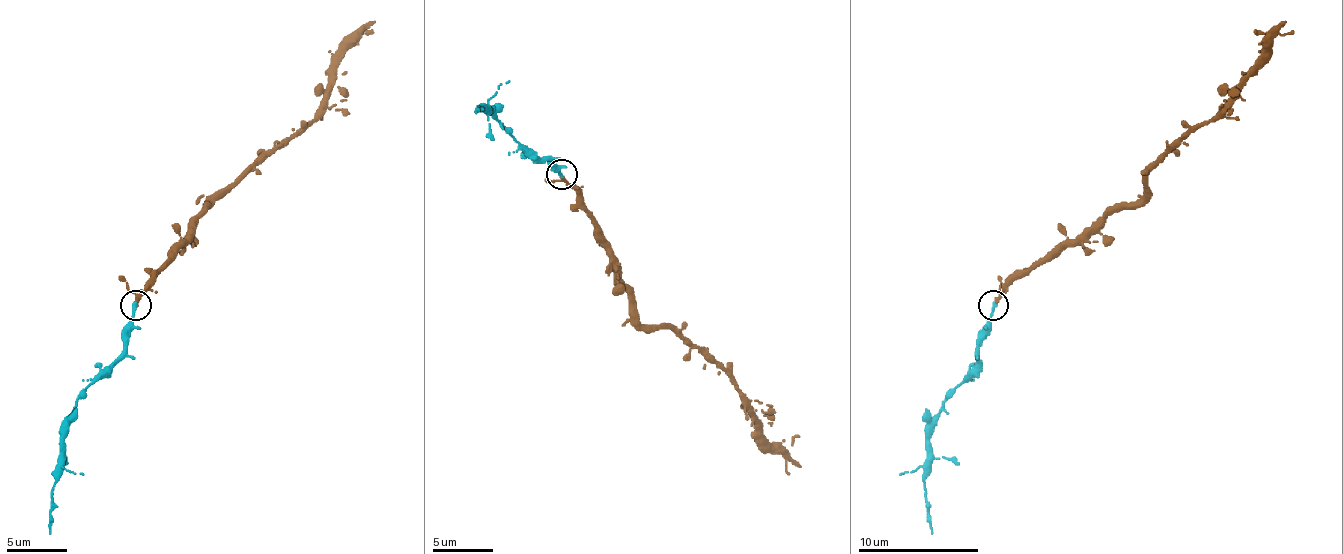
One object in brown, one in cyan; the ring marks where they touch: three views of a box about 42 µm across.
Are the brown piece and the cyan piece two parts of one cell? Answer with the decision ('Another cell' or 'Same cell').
Same cell

